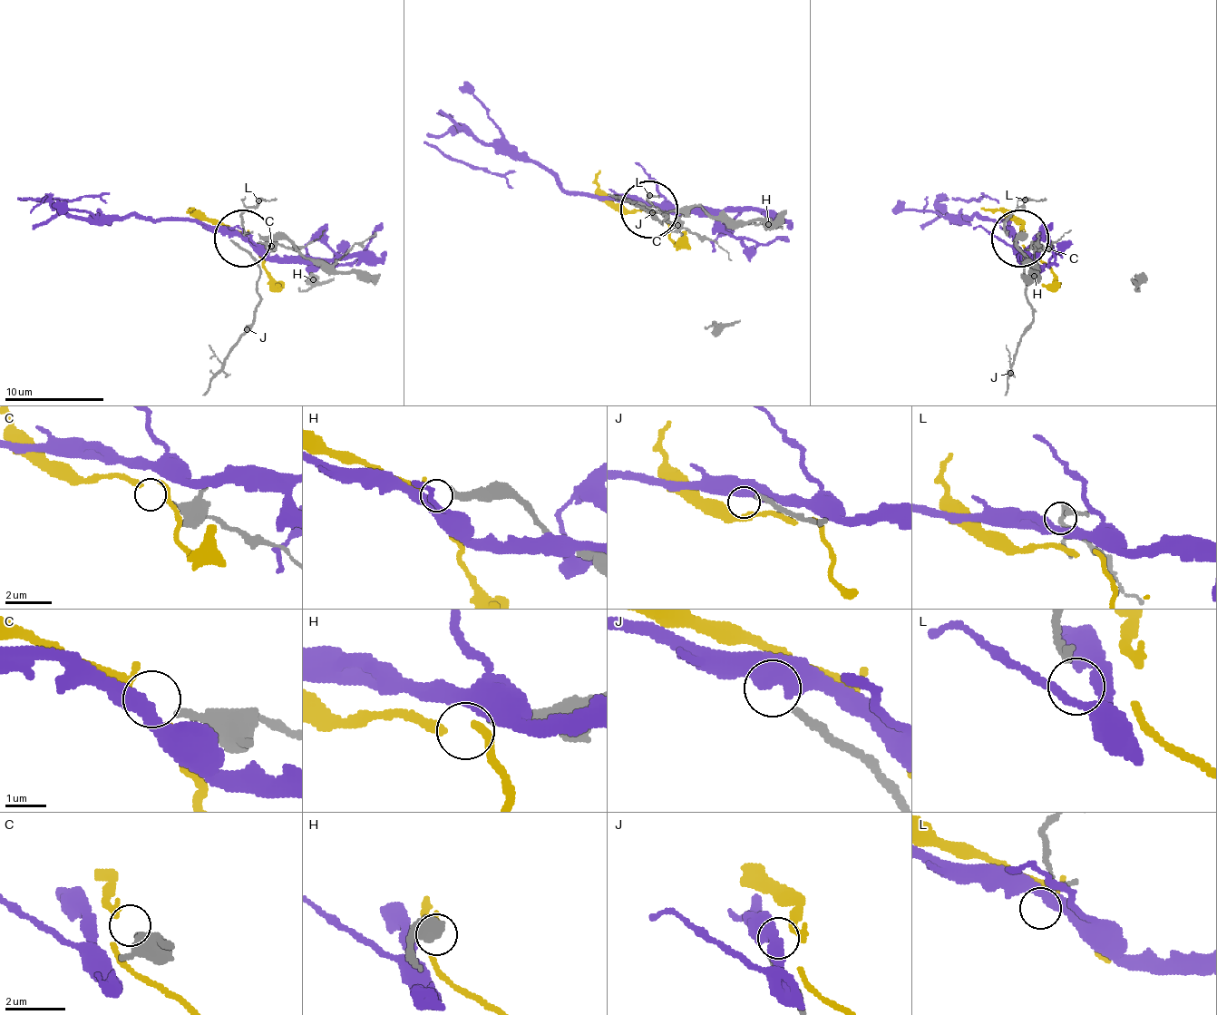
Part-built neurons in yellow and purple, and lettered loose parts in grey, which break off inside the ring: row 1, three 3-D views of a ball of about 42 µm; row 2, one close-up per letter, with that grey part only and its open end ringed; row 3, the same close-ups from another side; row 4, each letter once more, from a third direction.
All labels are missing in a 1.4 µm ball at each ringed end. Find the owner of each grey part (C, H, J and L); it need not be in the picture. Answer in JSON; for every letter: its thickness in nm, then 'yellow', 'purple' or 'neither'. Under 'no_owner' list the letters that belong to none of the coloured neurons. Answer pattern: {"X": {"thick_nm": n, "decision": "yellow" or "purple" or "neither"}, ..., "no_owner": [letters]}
{"C": {"thick_nm": 200, "decision": "neither"}, "H": {"thick_nm": 280, "decision": "yellow"}, "J": {"thick_nm": 170, "decision": "neither"}, "L": {"thick_nm": 200, "decision": "neither"}, "no_owner": ["C", "J", "L"]}

